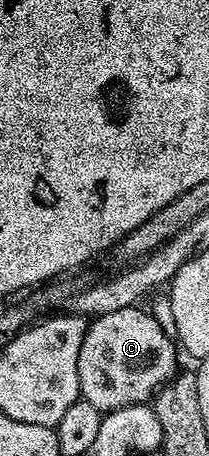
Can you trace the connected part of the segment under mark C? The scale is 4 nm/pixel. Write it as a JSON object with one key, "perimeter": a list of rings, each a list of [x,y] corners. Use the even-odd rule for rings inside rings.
{"perimeter":[[[133,306],[97,316],[89,323],[86,338],[82,338],[82,350],[78,350],[80,394],[102,414],[135,404],[148,404],[177,375],[177,341],[167,327],[164,329],[142,309]]]}

